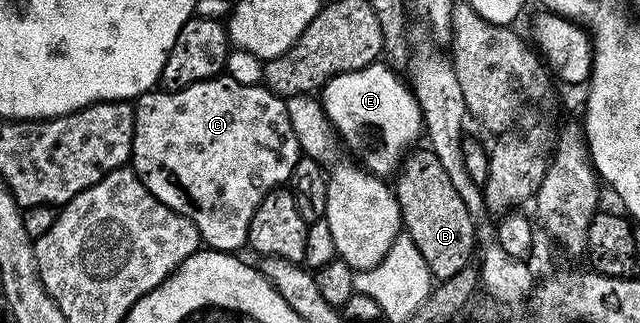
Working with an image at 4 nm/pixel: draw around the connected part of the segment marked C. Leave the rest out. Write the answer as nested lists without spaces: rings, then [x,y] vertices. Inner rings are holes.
[[[218,74],[210,80],[200,80],[194,84],[189,84],[185,88],[175,88],[172,90],[154,90],[145,92],[138,96],[135,101],[135,111],[133,113],[133,149],[131,151],[131,167],[134,174],[141,179],[143,186],[159,198],[171,210],[175,210],[181,216],[186,216],[197,231],[200,232],[202,241],[210,249],[232,253],[236,244],[244,245],[249,238],[249,223],[253,217],[253,210],[258,200],[261,199],[262,189],[257,189],[257,184],[265,183],[265,186],[281,186],[286,183],[295,166],[299,155],[299,145],[295,138],[295,130],[291,130],[291,118],[287,114],[285,100],[278,96],[276,92],[257,84],[244,84],[241,80],[232,80],[226,74]]]

